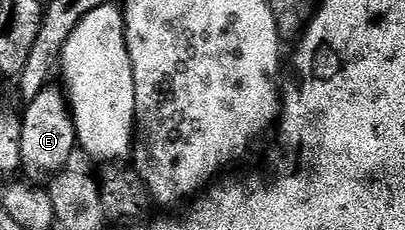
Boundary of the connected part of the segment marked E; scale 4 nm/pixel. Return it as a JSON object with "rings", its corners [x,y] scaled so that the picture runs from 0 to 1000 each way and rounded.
{"rings":[[[114,374],[69,439],[62,496],[49,509],[54,548],[52,717],[81,765],[121,765],[128,748],[168,735],[180,657],[193,657],[190,570],[163,404],[148,378]]]}

